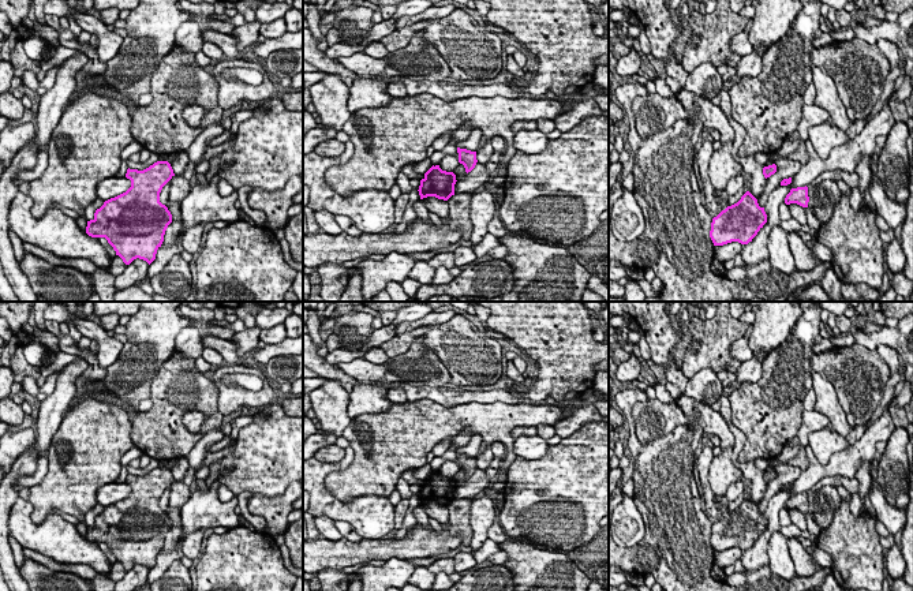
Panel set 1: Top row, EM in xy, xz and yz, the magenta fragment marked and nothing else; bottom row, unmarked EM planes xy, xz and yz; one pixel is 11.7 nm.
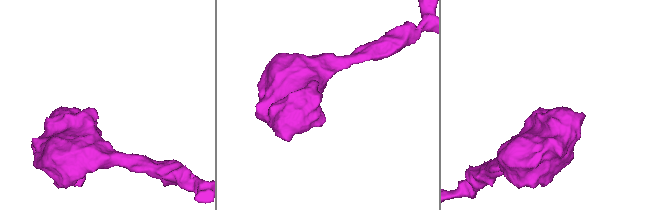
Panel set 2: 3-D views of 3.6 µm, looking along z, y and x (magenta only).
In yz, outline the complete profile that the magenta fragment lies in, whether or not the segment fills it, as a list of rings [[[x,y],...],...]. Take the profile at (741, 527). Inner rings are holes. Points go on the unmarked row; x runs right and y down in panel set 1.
[[[747,497],[741,505],[712,524],[710,543],[714,551],[731,547],[748,550],[767,528],[764,513]]]

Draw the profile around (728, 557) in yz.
[[[731,547],[723,551],[714,551],[714,564],[725,569],[726,566],[734,565],[737,560],[741,560],[742,550]]]

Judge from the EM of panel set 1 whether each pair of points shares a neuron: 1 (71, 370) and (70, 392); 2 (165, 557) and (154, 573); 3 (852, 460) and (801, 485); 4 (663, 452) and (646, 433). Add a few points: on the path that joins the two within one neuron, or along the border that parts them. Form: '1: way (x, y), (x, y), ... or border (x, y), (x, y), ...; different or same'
1: way (70, 376), (70, 386); same
2: way (164, 561), (158, 569); same
3: way (839, 463), (826, 471), (814, 472); same
4: border (632, 416), (642, 442), (683, 425); different

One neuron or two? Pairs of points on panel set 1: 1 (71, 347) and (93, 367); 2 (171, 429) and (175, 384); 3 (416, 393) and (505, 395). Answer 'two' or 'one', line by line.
1: one
2: one
3: one

